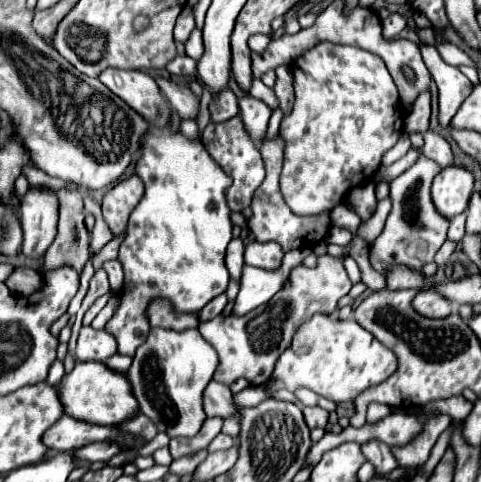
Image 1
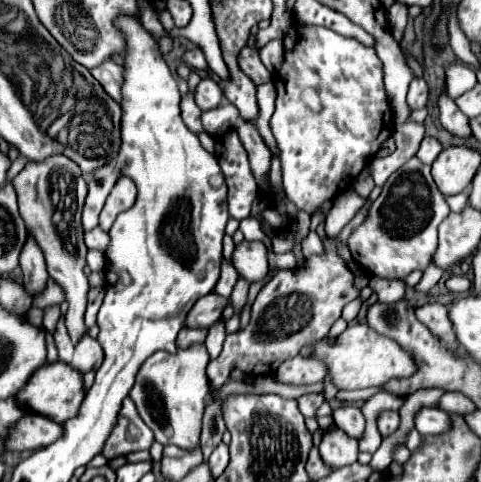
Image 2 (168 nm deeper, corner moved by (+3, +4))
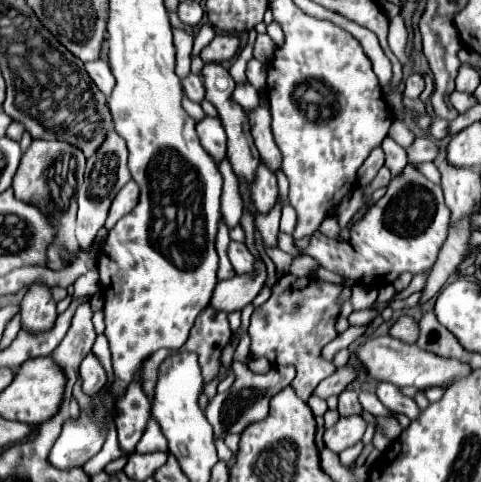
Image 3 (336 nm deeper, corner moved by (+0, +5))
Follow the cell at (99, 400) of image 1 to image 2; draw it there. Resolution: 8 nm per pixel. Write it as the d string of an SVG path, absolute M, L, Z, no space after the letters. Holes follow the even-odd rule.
M55 361L41 365L23 385L23 391L15 395L15 399L23 409L31 413L49 417L55 423L65 423L67 419L71 419L71 415L75 415L75 411L79 411L79 403L83 401L83 395L85 395L83 375L79 375L79 371L75 371L71 365L63 361Z

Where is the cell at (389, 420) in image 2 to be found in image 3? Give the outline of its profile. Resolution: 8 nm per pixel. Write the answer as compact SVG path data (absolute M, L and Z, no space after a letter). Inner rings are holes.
M360 392L360 402L362 402L364 410L370 412L372 416L378 416L378 418L392 418L392 412L386 410L386 406L382 406L382 402L378 400L376 394L372 394L372 392Z

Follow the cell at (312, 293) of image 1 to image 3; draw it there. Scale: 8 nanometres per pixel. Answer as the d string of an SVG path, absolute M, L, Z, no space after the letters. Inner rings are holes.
M288 272L272 284L270 298L252 312L248 328L252 340L250 356L266 358L270 364L294 364L298 374L291 386L302 400L308 400L318 382L322 382L336 370L332 362L320 358L320 350L338 336L336 318L340 314L340 294L340 284L306 276L298 278Z

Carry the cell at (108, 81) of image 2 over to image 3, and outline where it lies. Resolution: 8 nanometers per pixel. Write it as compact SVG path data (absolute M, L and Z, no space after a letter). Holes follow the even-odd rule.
M94 60L94 62L86 62L84 66L86 66L86 72L90 74L90 78L94 80L94 84L96 84L106 96L110 96L110 92L112 92L112 88L114 88L114 82L116 82L116 78L114 78L114 74L112 74L112 70L110 70L110 64L104 62L104 60Z

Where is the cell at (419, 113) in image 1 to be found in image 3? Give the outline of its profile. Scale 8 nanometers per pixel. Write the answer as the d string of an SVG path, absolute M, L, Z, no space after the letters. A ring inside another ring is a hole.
M412 74L406 78L406 88L404 88L404 96L410 100L416 100L424 90L424 78L420 74Z

